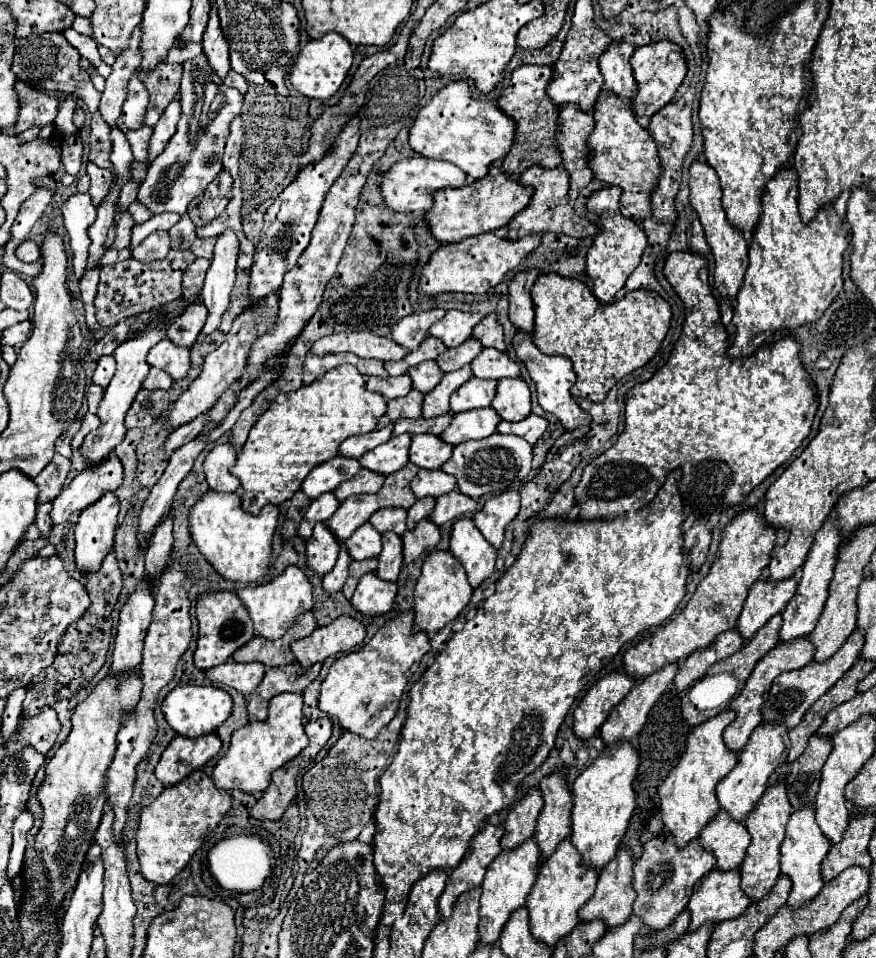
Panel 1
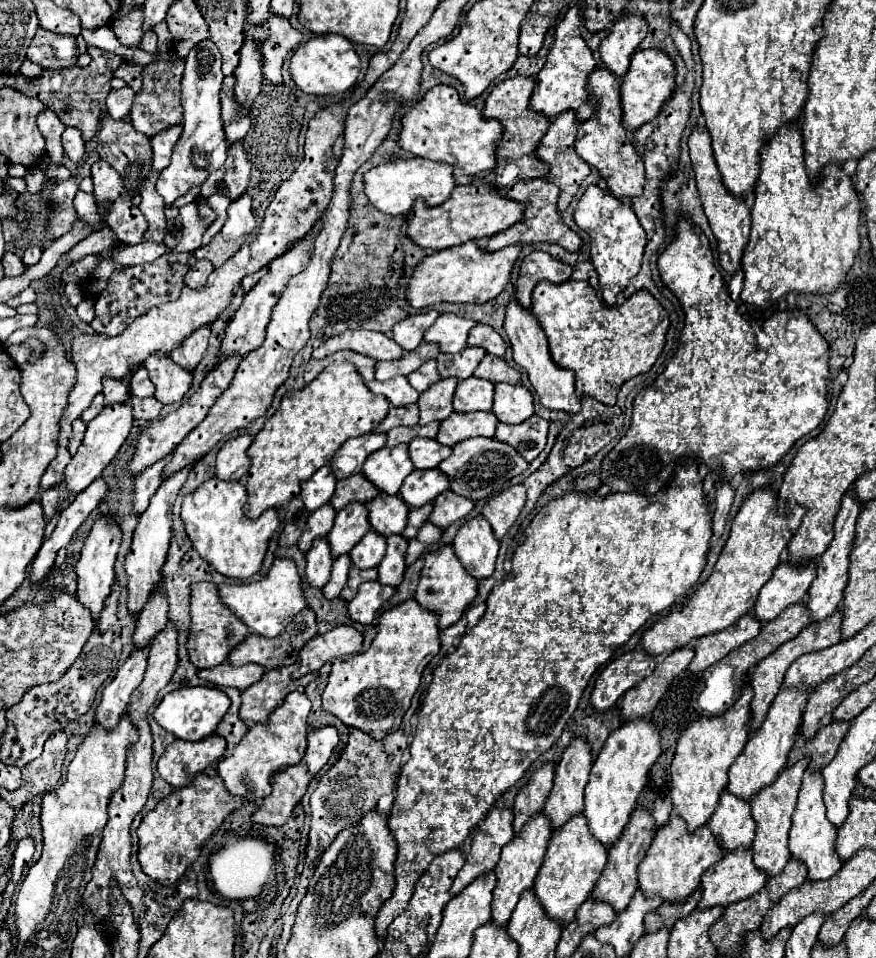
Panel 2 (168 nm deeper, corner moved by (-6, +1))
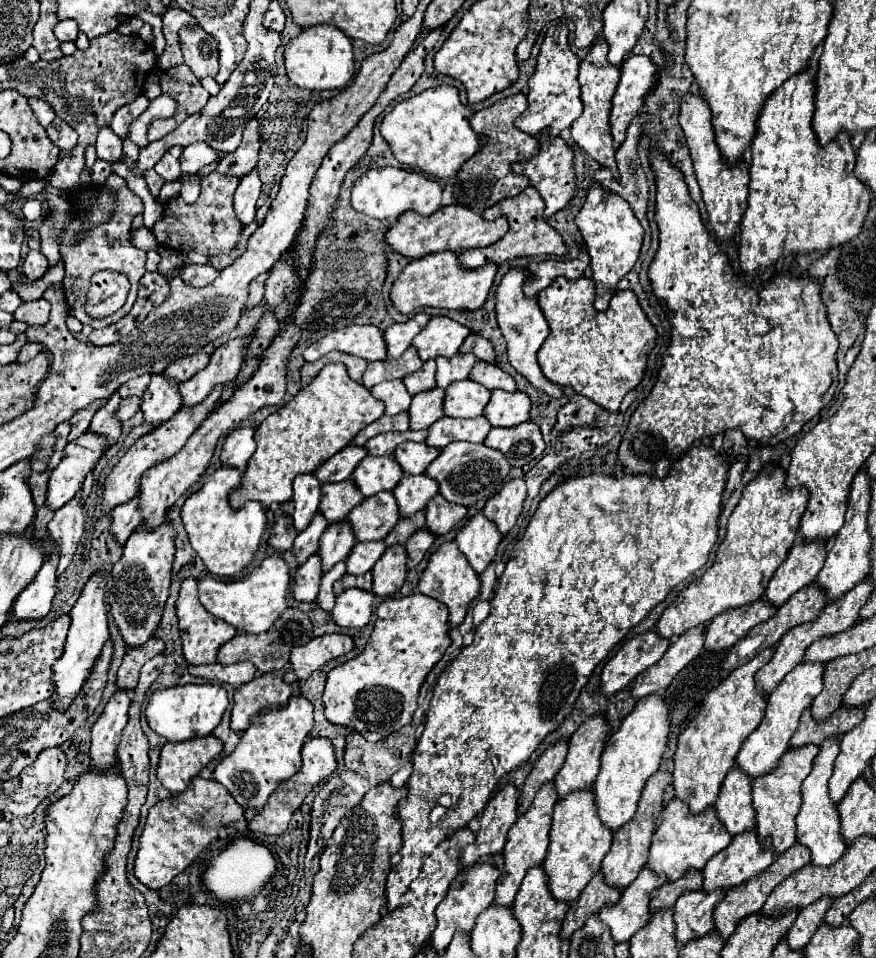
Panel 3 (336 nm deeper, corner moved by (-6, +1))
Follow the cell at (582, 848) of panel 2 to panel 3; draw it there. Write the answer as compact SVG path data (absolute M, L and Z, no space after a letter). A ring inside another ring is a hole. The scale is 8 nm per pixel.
M591 791L575 793L575 797L567 797L567 801L557 801L549 837L549 853L543 863L549 891L557 901L573 903L585 885L599 873L601 861L611 849L613 839L613 833L595 817L595 797L591 797Z

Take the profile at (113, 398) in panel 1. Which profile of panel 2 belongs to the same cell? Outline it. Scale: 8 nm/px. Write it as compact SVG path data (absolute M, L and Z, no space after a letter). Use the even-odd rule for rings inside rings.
M131 397L123 405L105 407L93 421L87 423L85 437L83 437L77 453L71 457L67 469L63 471L63 479L65 479L65 485L67 485L69 491L81 493L81 491L85 491L89 487L89 483L93 483L101 475L101 471L111 463L111 459L117 455L119 447L127 439L127 435L131 431L131 425L133 425Z

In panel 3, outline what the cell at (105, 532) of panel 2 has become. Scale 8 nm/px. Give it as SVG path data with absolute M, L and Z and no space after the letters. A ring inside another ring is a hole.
M97 571L89 577L89 581L85 583L75 607L71 609L71 627L69 627L69 635L67 635L67 645L65 645L65 653L59 657L59 661L55 661L53 665L53 679L55 679L55 693L53 693L53 701L57 703L59 709L65 709L75 693L79 693L83 681L89 677L89 671L103 647L103 643L109 637L109 627L107 627L107 609L105 609L105 575L103 571Z

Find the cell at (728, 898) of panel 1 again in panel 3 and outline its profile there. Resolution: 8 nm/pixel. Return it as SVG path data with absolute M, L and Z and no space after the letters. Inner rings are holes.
M751 829L739 837L733 837L733 841L729 843L727 849L723 849L721 853L717 853L715 857L711 857L703 869L703 891L711 893L717 889L731 889L731 887L739 887L743 883L747 883L749 879L757 877L759 873L763 873L769 865L773 863L773 855L771 855L771 845L761 845L757 841L757 833Z

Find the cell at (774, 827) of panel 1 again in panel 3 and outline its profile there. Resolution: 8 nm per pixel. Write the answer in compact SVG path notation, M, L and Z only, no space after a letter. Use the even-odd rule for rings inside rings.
M815 745L789 749L783 753L775 771L753 779L753 809L757 813L757 837L761 843L771 839L775 855L785 853L795 843L795 815L801 805L801 783L809 775L817 753L819 747Z

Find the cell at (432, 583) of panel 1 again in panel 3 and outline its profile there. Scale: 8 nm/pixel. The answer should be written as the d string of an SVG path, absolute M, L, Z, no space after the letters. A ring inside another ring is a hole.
M455 541L443 543L431 557L427 563L427 569L421 573L419 577L419 585L417 585L419 593L433 597L437 601L441 601L443 605L447 605L449 609L449 625L459 625L467 613L469 603L479 595L479 575L471 569L471 565L467 563L465 555L459 551Z

